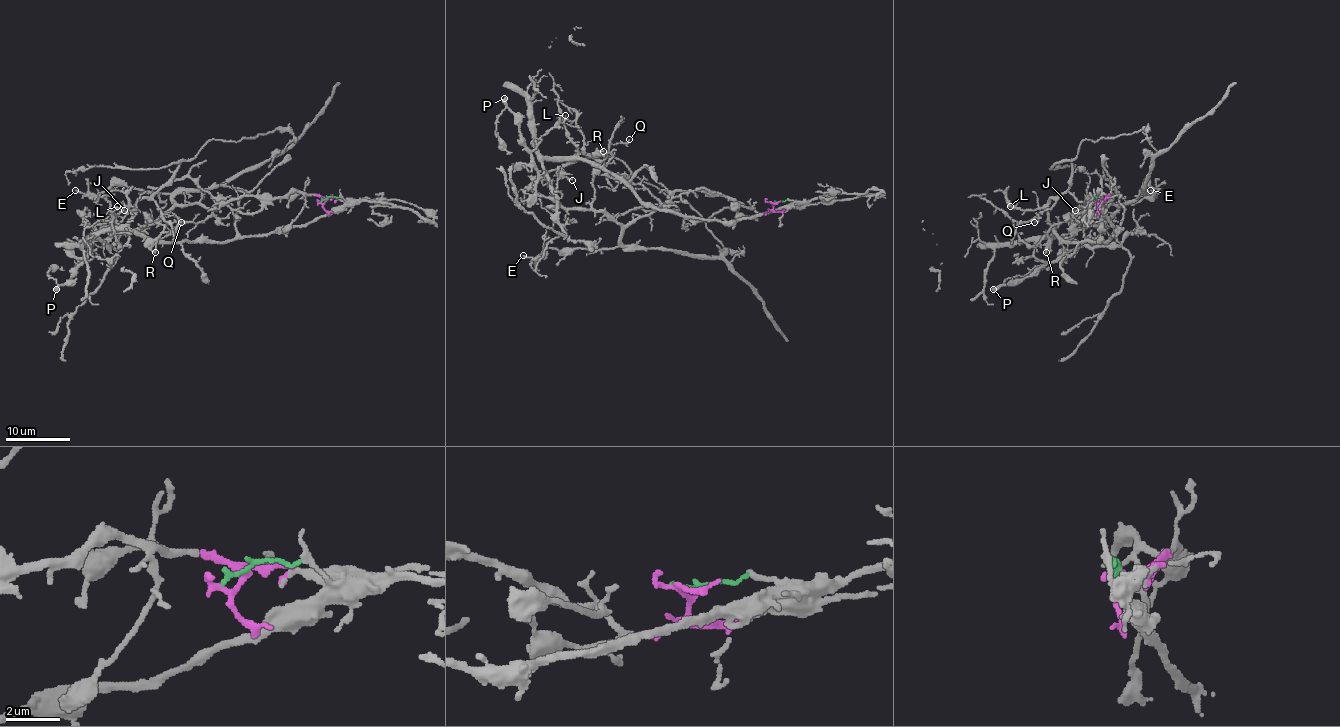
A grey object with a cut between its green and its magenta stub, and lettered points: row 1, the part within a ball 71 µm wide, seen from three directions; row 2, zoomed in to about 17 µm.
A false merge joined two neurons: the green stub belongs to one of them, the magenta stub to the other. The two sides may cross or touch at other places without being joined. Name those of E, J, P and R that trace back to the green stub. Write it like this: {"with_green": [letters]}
{"with_green": []}

